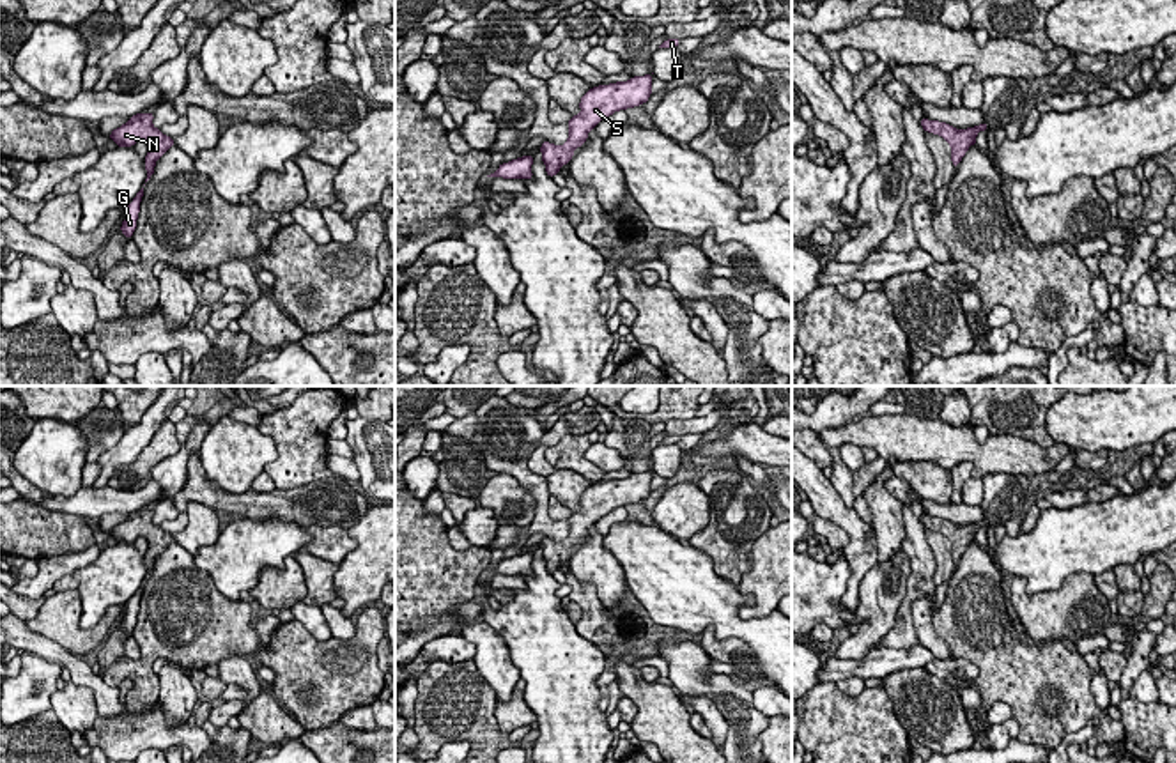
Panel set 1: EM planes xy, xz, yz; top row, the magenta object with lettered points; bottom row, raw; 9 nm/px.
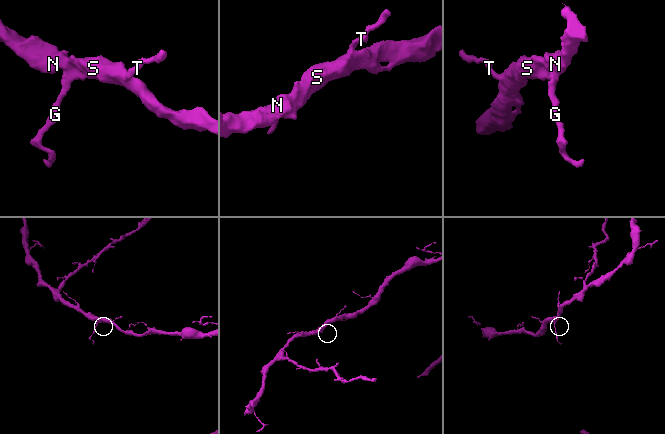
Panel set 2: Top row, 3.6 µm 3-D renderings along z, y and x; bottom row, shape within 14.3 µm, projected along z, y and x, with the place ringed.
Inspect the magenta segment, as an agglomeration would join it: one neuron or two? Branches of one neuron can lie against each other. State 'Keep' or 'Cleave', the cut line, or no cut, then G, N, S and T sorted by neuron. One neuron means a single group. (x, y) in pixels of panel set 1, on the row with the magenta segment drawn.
Keep. No split. Groups: G N S T

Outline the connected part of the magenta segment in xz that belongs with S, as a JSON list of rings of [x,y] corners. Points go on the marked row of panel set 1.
[[[652,74],[634,76],[627,81],[592,87],[579,103],[581,113],[569,120],[569,140],[558,147],[547,140],[540,145],[542,161],[549,177],[570,163],[574,150],[588,140],[588,133],[615,112],[639,106],[652,94]]]

